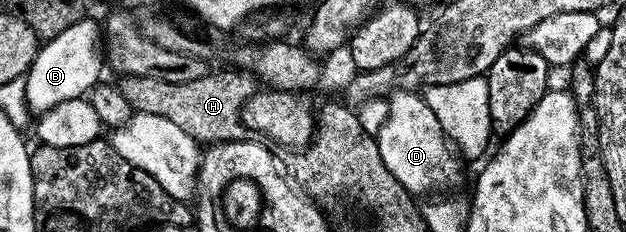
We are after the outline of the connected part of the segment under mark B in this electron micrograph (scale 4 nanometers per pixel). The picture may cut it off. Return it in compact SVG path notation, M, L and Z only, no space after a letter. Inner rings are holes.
M81 18L58 36L47 39L36 51L31 68L25 75L29 111L41 114L64 100L87 95L99 83L105 62L103 31L98 22Z

